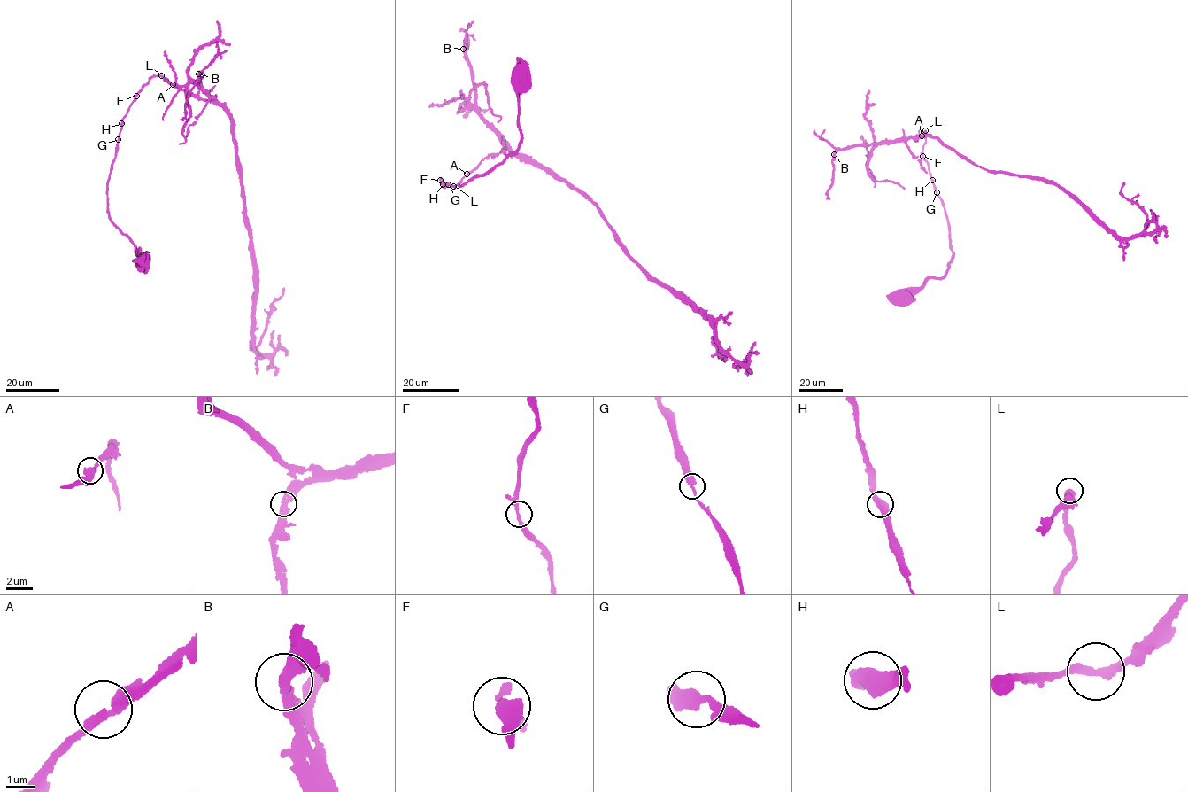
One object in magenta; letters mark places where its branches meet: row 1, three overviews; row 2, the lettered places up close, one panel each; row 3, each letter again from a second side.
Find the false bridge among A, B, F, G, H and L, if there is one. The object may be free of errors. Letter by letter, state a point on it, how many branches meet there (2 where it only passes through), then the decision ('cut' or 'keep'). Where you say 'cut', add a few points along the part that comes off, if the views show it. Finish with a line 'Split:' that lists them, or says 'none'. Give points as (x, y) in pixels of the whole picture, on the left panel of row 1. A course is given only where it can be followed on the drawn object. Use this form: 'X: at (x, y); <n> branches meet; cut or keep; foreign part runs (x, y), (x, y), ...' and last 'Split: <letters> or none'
A: at (173, 84); 2 branches meet; keep
B: at (198, 73); 2 branches meet; keep
F: at (136, 96); 2 branches meet; keep
G: at (118, 139); 2 branches meet; keep
H: at (121, 123); 2 branches meet; keep
L: at (161, 75); 2 branches meet; keep
Split: none

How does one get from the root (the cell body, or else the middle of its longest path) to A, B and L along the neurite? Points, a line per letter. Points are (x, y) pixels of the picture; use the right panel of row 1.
A: (906, 297), (929, 278), (944, 275), (953, 256), (944, 205), (922, 155), (925, 131), (921, 135)
B: (906, 297), (944, 275), (953, 256), (922, 155), (926, 131), (834, 154)
L: (906, 297), (929, 278), (944, 275), (953, 256), (944, 205), (922, 155), (925, 130)

